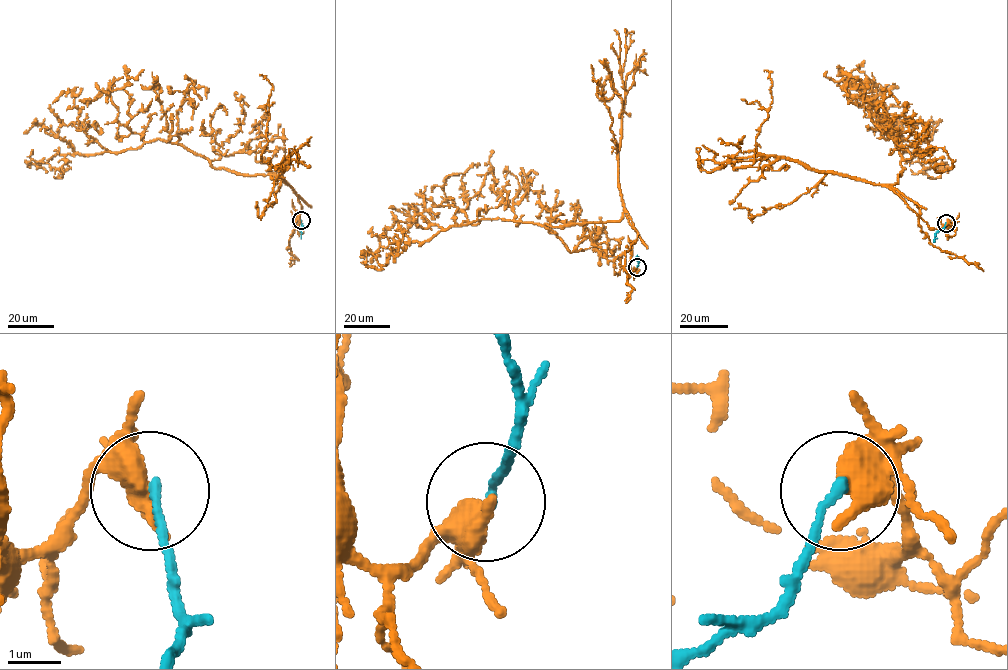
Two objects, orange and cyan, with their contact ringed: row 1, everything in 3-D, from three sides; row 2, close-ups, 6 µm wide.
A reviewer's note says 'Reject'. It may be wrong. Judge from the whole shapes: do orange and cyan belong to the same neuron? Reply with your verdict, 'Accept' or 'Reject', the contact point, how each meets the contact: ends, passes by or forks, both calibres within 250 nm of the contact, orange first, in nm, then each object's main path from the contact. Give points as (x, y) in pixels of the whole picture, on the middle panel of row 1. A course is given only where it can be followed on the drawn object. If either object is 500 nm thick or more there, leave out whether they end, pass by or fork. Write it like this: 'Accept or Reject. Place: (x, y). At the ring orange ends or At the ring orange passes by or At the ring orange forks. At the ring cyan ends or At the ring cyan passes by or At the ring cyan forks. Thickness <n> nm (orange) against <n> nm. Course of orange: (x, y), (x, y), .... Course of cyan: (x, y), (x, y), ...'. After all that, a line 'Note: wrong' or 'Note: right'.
Reject. Place: (637, 267). At the ring orange passes by. At the ring cyan ends. Thickness 440 nm (orange) against 170 nm. Course of orange: (636, 268), (626, 211), (559, 227), (450, 225), (401, 240), (384, 265), (367, 252), (382, 268). Course of cyan: (637, 268), (637, 256)
Note: right

